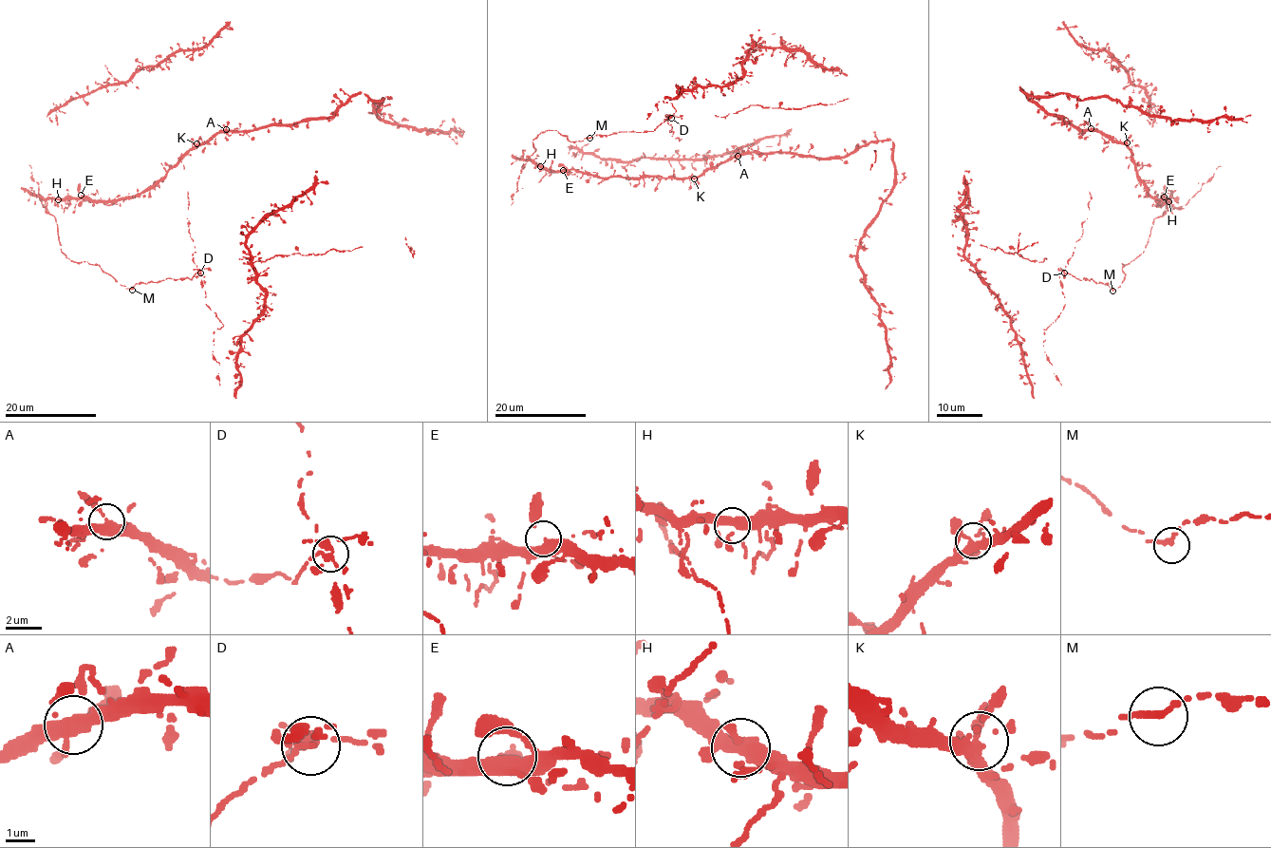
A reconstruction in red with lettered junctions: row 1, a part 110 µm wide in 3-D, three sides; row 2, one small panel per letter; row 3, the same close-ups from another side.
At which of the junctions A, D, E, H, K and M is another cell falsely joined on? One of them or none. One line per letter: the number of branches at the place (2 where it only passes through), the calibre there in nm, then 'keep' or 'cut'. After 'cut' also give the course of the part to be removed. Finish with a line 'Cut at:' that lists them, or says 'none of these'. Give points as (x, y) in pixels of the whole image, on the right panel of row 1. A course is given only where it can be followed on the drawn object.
A: 4 branches meet; 420 nm thick; keep
D: 4 branches meet; 240 nm thick; cut
E: 4 branches meet; 300 nm thick; keep
H: 4 branches meet; 360 nm thick; keep
K: 4 branches meet; 300 nm thick; keep
M: 2 branches meet; 240 nm thick; keep
Cut at: D

